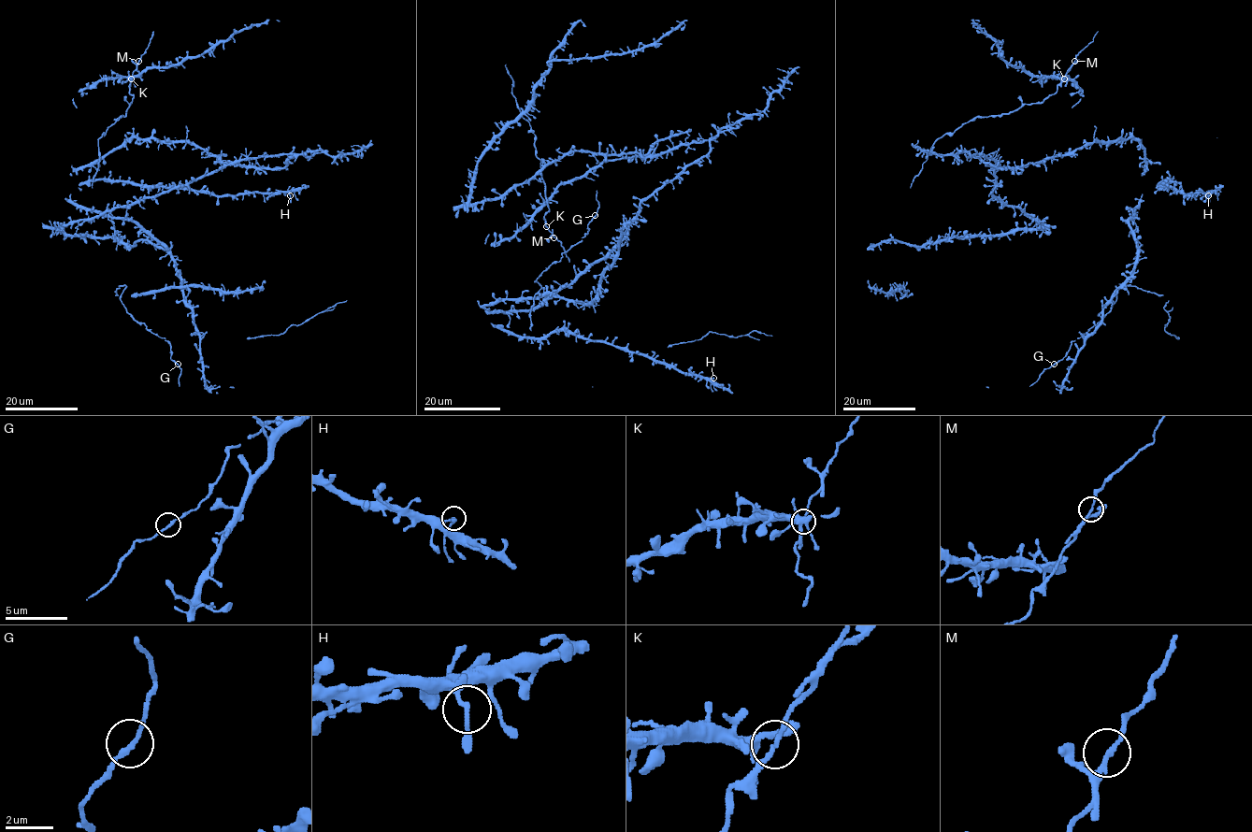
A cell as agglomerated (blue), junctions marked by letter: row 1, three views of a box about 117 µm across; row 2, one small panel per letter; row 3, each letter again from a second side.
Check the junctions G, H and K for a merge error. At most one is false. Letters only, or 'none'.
none

